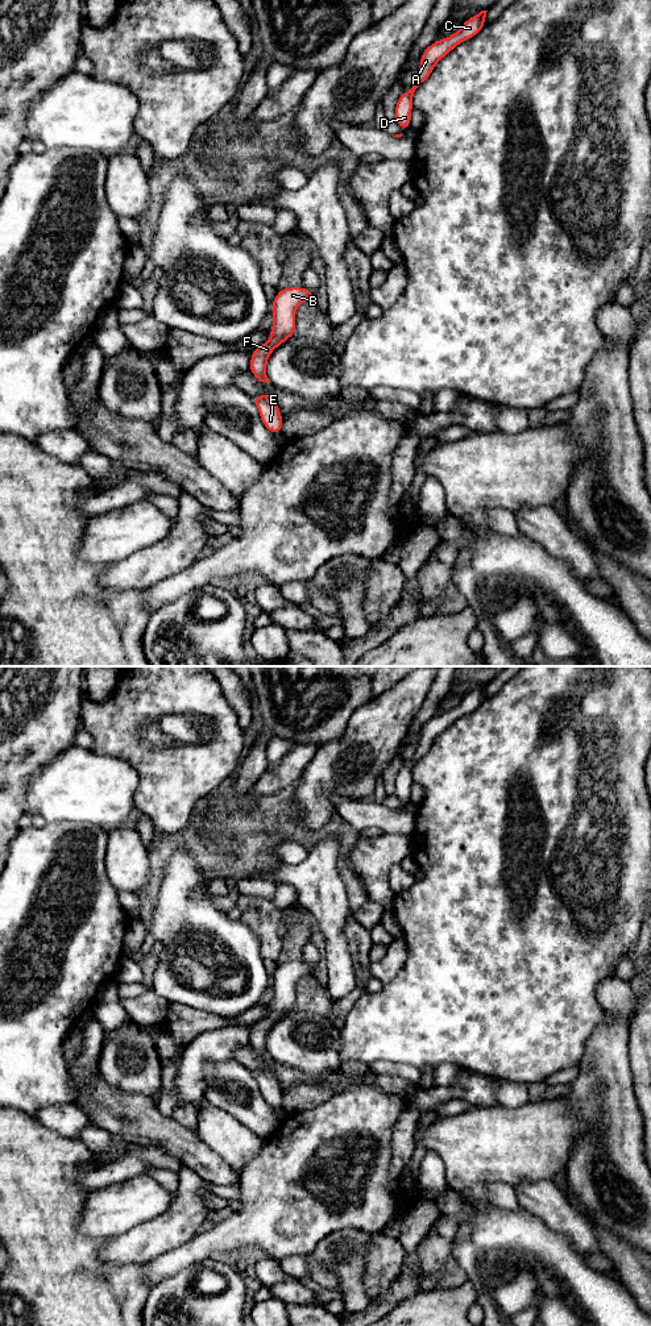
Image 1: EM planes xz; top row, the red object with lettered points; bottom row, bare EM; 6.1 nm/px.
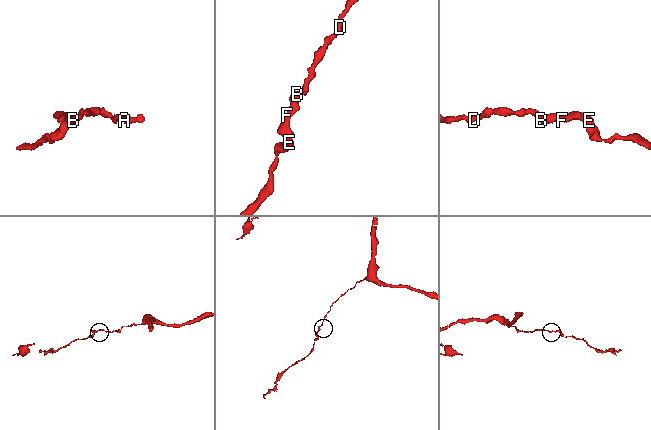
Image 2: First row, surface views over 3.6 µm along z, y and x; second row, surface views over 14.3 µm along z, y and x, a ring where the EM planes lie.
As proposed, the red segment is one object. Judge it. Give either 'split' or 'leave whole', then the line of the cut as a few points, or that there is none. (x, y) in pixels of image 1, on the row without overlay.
leave whole; cut none

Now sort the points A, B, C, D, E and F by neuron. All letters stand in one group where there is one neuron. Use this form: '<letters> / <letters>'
A B C D E F

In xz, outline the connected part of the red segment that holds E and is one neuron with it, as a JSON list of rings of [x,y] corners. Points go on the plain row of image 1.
[[[271,1068],[252,1072],[260,1085],[264,1100],[274,1109],[281,1107],[282,1088],[279,1086],[277,1073]]]

